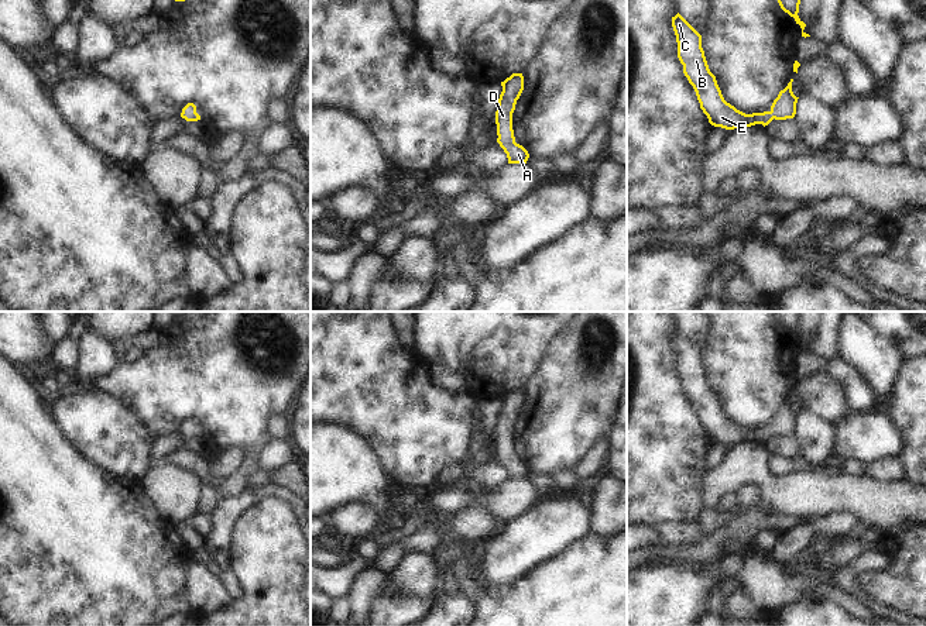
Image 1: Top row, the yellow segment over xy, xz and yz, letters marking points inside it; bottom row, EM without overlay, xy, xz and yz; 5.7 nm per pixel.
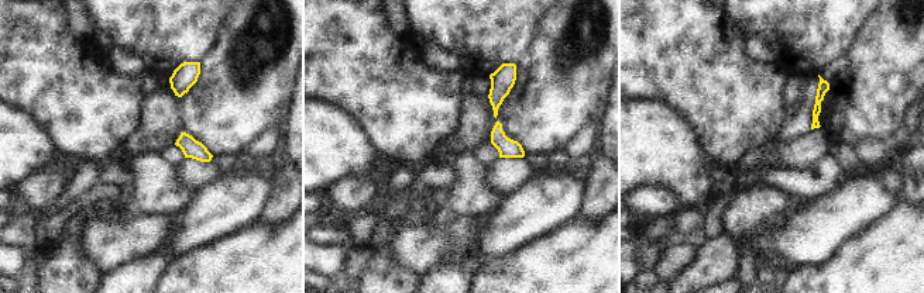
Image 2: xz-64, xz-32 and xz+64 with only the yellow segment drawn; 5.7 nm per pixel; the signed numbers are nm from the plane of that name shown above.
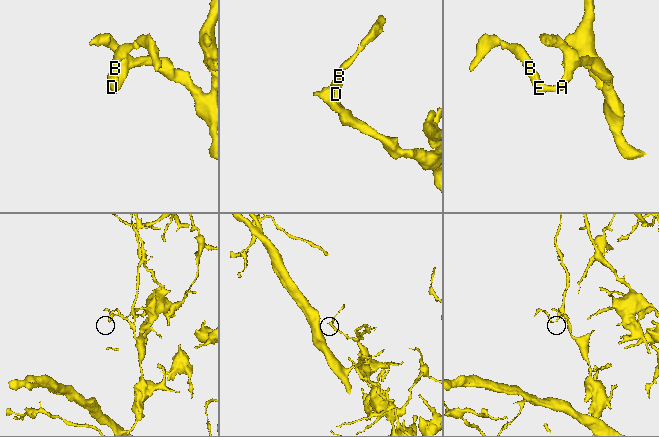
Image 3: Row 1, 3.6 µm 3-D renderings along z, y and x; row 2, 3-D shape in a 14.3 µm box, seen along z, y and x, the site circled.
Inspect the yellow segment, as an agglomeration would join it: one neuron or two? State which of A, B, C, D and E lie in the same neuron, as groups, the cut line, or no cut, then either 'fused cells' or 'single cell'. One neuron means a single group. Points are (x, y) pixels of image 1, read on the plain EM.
groups A B C D E; cut none; single cell

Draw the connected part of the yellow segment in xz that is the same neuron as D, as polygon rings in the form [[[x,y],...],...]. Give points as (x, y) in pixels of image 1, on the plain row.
[[[512,389],[501,398],[501,402],[503,407],[495,427],[497,458],[507,470],[508,479],[527,479],[529,470],[522,461],[515,458],[512,446],[512,429],[515,426],[517,416],[524,406],[522,389]]]

